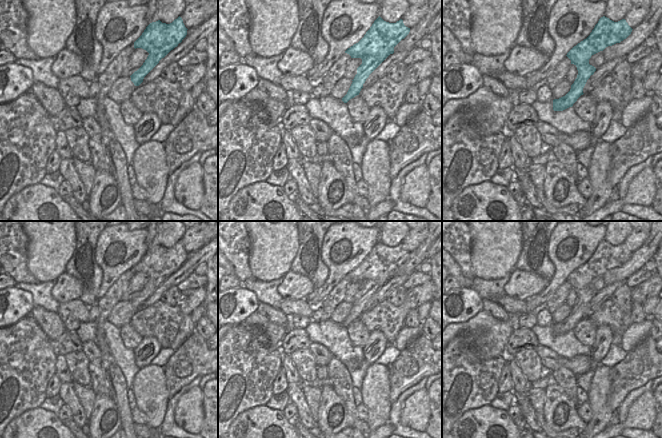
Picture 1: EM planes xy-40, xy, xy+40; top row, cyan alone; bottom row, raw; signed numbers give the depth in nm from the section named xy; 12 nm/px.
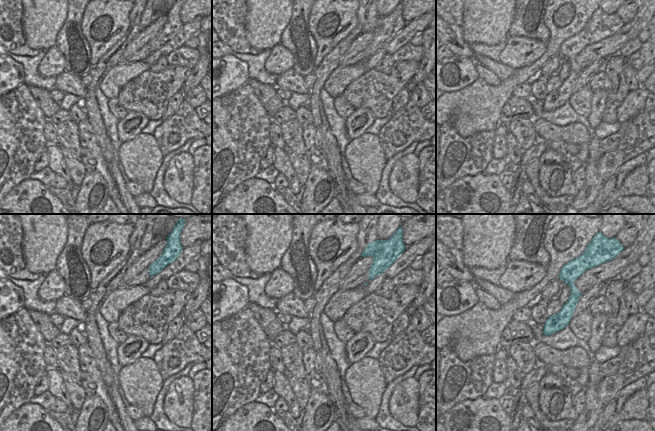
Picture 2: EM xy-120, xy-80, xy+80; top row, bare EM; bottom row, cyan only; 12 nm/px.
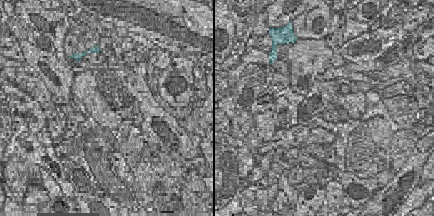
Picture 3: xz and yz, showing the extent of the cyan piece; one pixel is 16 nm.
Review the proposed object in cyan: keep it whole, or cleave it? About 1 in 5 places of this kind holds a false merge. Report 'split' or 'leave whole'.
leave whole

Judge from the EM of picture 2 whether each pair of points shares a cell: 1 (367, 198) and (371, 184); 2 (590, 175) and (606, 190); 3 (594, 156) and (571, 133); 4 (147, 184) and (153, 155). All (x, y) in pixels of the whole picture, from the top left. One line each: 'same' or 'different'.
1: different
2: different
3: different
4: same

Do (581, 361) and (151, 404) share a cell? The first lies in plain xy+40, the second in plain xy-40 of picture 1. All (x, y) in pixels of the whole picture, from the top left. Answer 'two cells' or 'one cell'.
two cells

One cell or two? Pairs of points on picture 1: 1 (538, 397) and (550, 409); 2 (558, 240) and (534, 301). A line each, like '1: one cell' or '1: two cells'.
1: two cells
2: one cell

